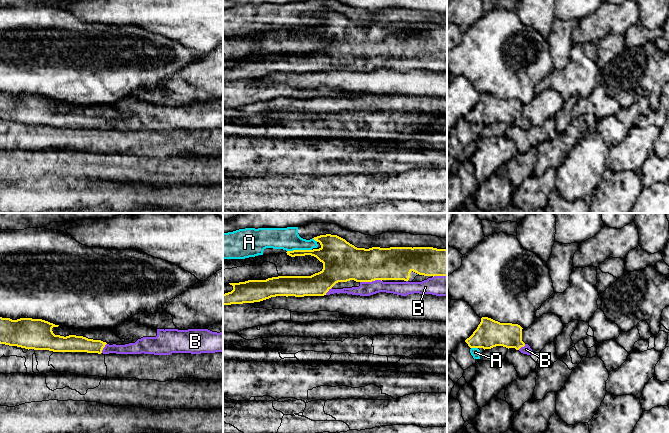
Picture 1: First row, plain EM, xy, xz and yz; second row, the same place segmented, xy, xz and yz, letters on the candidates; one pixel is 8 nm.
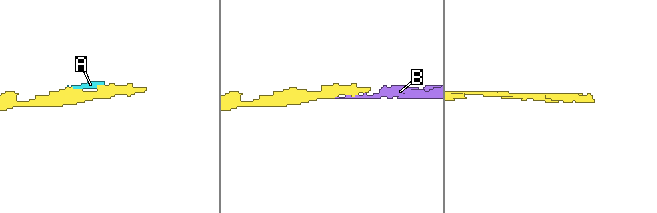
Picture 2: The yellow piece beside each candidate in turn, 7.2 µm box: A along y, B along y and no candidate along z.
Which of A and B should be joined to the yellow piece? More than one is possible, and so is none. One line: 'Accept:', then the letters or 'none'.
Accept: B

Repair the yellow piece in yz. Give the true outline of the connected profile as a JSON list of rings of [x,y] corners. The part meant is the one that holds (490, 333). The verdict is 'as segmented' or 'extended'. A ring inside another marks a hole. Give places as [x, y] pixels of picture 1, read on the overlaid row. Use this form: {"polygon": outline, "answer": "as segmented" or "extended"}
{"polygon": [[[482,317],[477,329],[465,342],[470,348],[485,350],[503,346],[531,355],[532,349],[522,341],[522,329],[518,324],[500,323],[488,317]]], "answer": "extended"}

